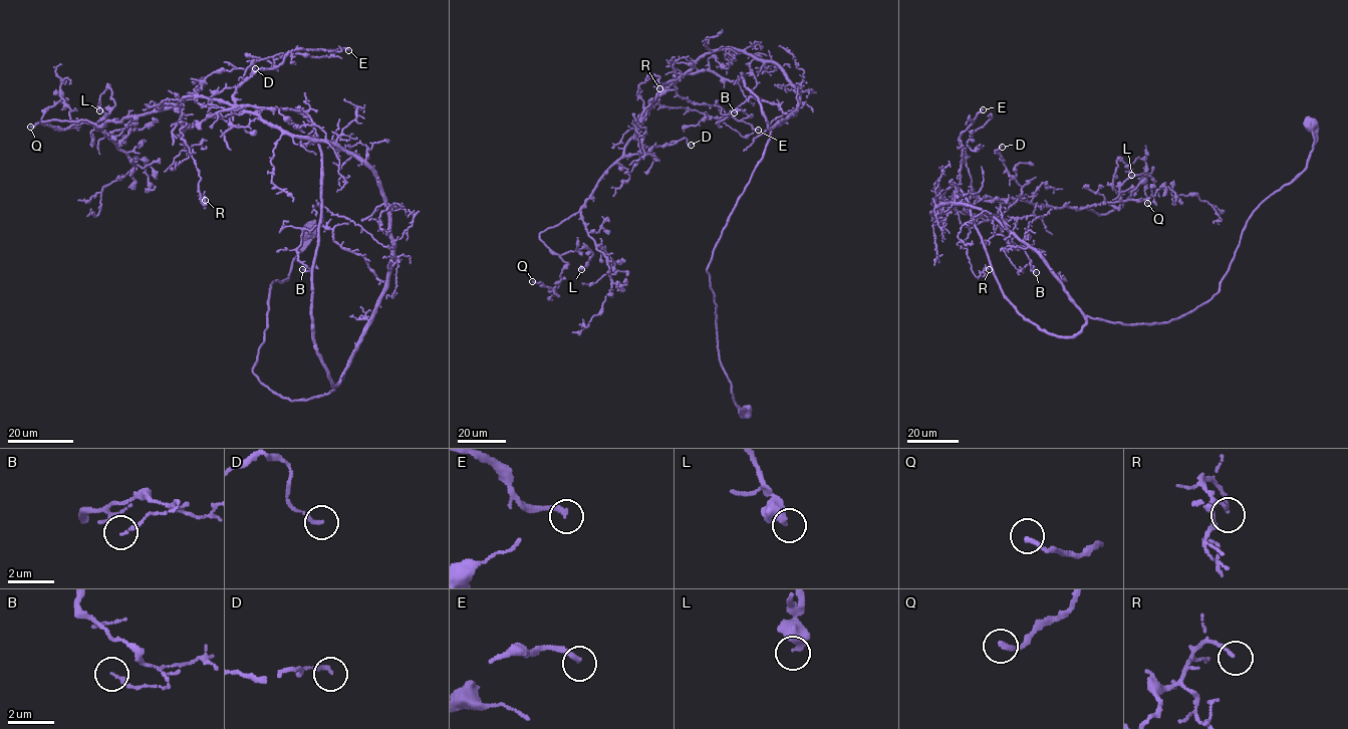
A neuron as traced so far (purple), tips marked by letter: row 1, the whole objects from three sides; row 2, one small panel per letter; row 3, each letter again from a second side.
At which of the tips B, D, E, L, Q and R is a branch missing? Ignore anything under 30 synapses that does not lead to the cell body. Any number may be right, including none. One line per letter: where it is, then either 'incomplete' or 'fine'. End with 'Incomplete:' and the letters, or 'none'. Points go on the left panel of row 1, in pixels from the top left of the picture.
B: at (302, 269); fine
D: at (255, 68); fine
E: at (348, 50); incomplete
L: at (99, 110); fine
Q: at (30, 127); fine
R: at (205, 200); fine
Incomplete: E

